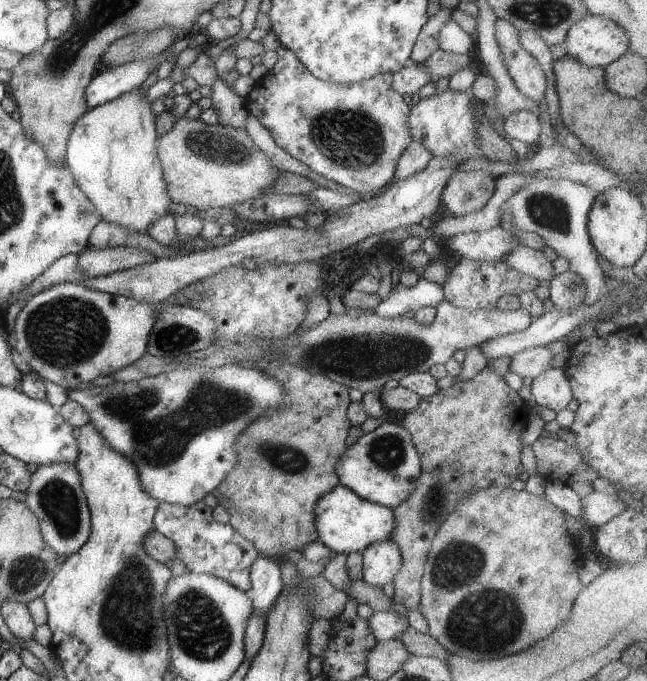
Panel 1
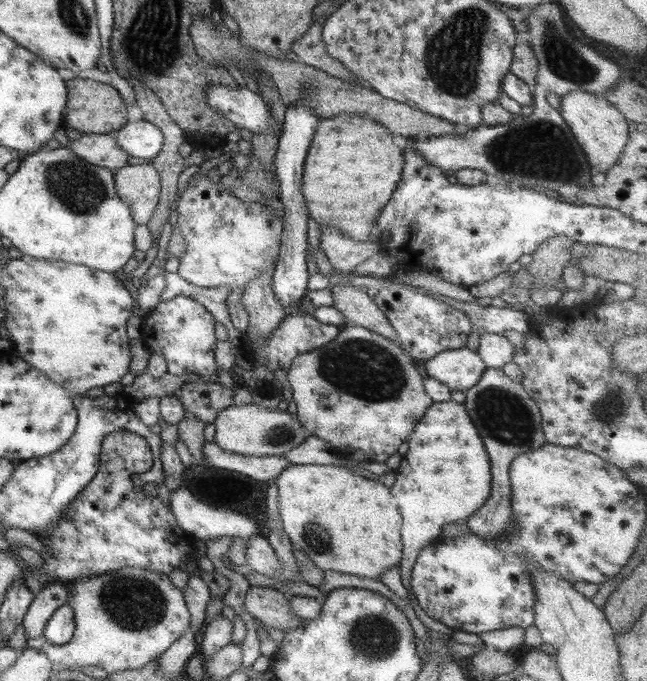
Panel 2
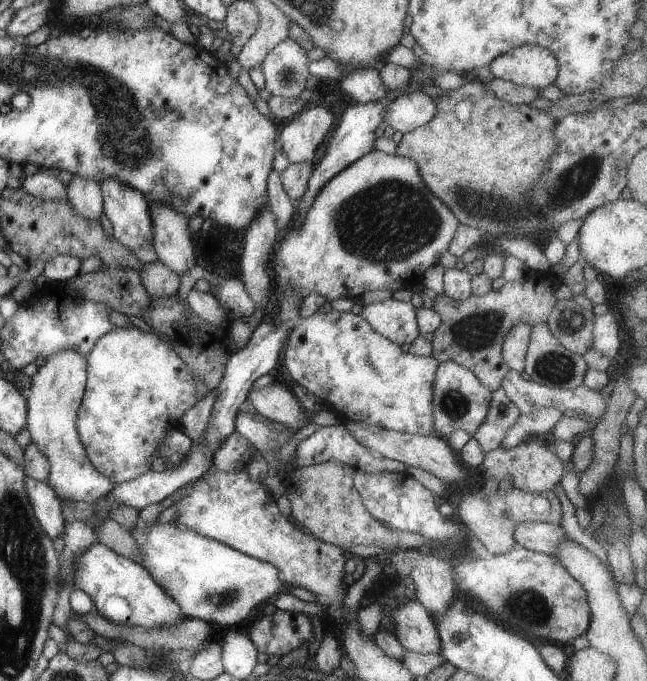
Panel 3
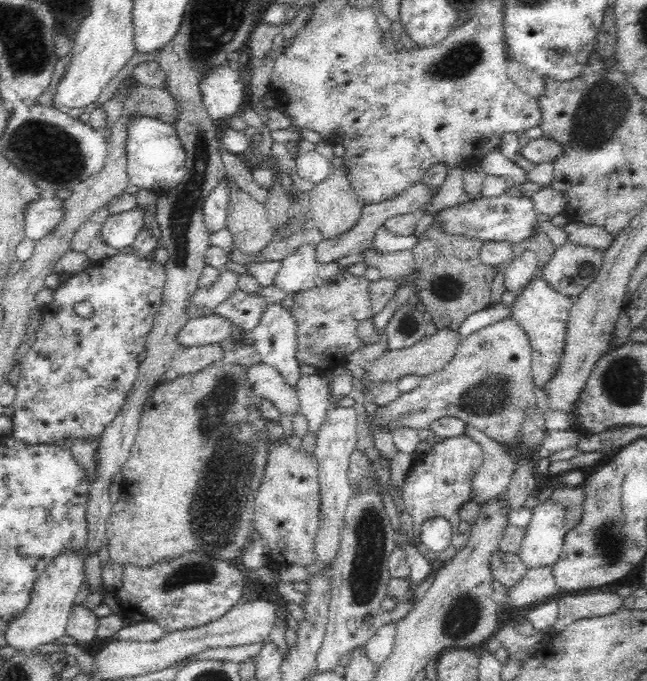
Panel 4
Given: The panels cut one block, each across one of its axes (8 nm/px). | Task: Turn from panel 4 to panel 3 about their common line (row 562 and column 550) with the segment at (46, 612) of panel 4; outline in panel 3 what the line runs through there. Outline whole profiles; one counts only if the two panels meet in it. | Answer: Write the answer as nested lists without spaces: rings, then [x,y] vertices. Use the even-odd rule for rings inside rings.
[[[522,45],[497,56],[488,67],[496,78],[539,90],[555,84],[559,60],[543,46]]]

